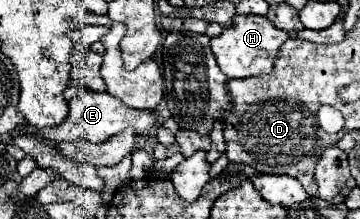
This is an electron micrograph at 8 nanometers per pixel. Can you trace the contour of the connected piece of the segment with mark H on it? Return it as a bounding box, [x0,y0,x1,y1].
[210,16,290,78]

